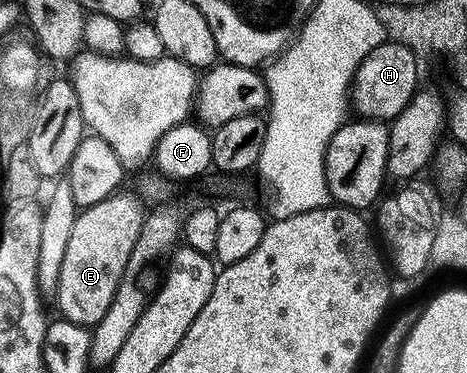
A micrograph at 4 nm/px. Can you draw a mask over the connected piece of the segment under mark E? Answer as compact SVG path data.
M133 194L121 195L111 195L95 206L80 209L75 227L71 229L71 238L63 254L63 267L59 270L55 303L61 311L58 313L76 324L92 326L107 314L107 306L111 306L111 298L115 298L131 250L141 233L147 215L142 201Z

